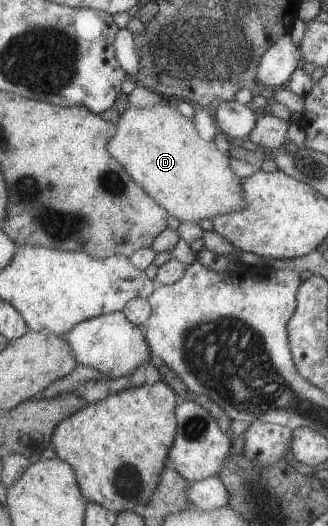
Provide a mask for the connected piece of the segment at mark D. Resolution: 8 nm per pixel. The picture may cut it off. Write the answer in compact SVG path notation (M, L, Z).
M171 102L148 108L129 106L119 114L116 132L106 143L106 150L153 201L179 222L191 221L206 225L215 216L244 208L240 179L229 168L229 157L221 154L211 140L203 139L195 131L192 121L179 114Z

